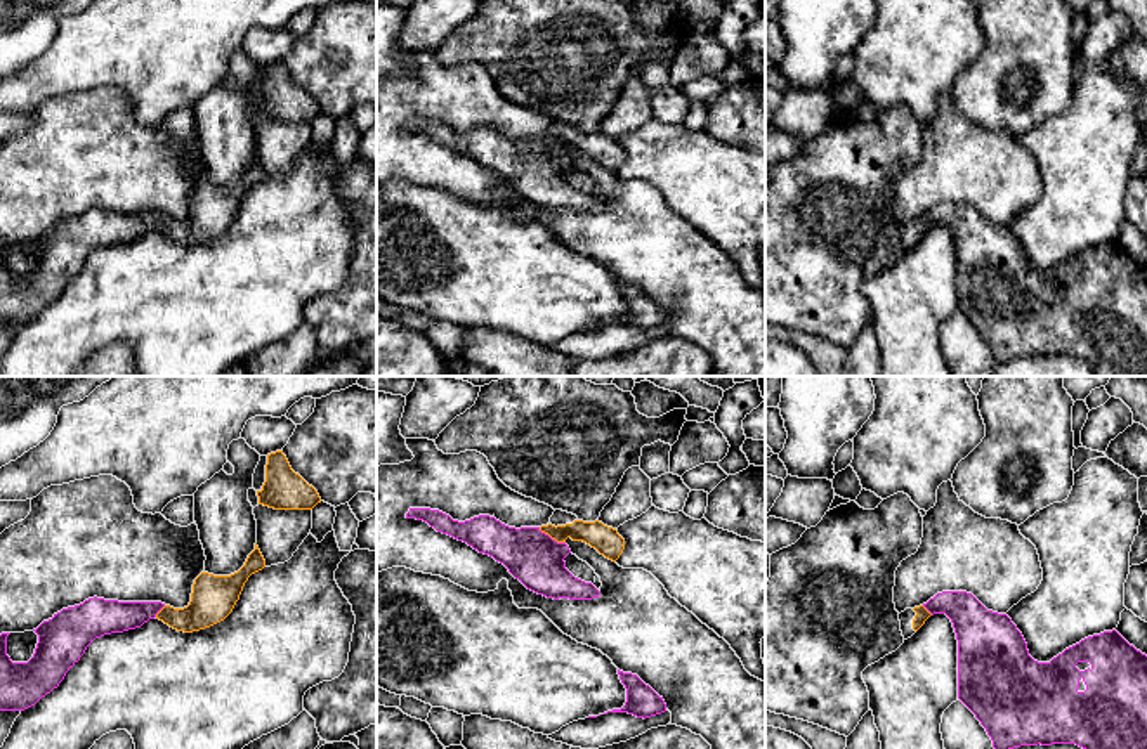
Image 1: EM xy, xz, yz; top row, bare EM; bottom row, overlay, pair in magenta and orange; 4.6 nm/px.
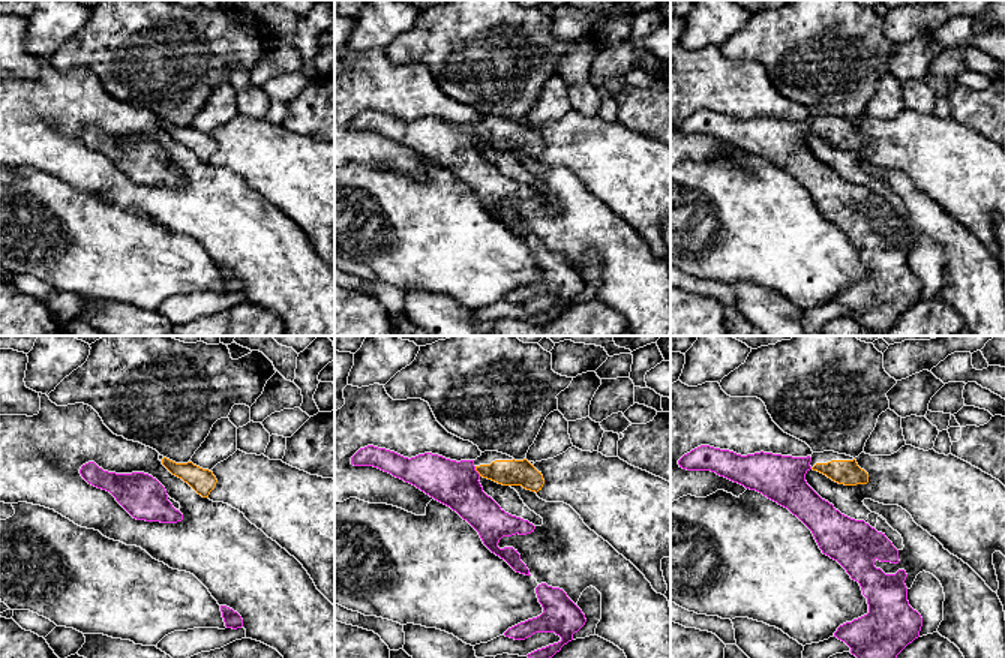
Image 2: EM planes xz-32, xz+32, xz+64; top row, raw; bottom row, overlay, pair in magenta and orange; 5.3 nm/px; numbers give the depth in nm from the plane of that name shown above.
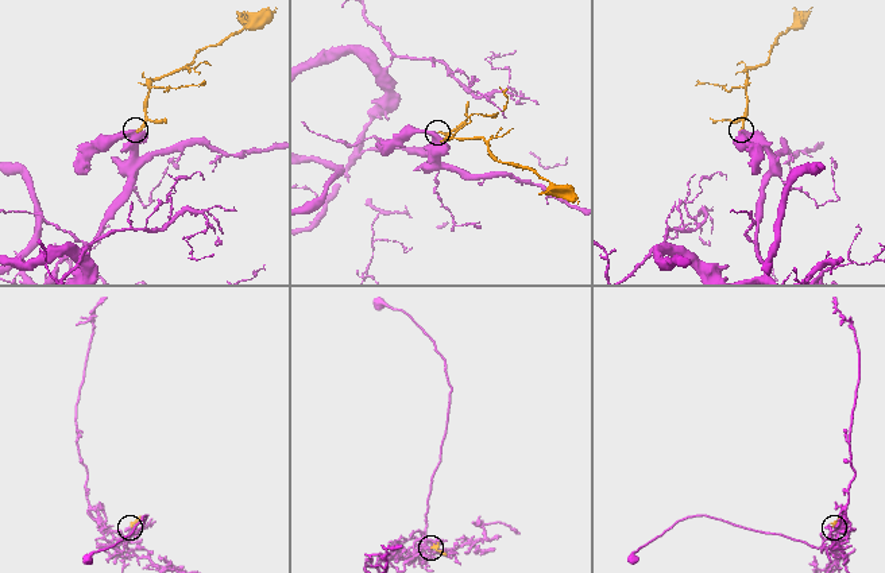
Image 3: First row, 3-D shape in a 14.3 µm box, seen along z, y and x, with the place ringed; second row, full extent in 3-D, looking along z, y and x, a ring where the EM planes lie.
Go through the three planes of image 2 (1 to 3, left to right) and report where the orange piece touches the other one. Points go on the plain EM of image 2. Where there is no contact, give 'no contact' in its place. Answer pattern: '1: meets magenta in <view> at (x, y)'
1: no contact
2: meets magenta in xz+32 at (476, 135)
3: no contact

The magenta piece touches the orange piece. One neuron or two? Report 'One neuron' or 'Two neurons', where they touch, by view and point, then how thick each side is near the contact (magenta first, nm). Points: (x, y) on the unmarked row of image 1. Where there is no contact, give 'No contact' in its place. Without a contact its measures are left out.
One neuron. Touches magenta at xz (550, 149). Thickness 240 nm (magenta) against 120 nm

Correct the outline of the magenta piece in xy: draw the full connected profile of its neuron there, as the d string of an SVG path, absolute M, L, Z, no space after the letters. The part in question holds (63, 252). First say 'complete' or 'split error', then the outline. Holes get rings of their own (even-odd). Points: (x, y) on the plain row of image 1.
split error; M255 154L245 177L231 187L201 184L193 196L191 213L174 220L161 213L118 213L88 210L62 220L36 241L38 255L28 274L12 274L7 248L0 246L0 322L24 322L50 305L80 272L87 258L104 246L141 239L160 231L184 244L200 243L224 232L234 220L248 189L265 179Z

